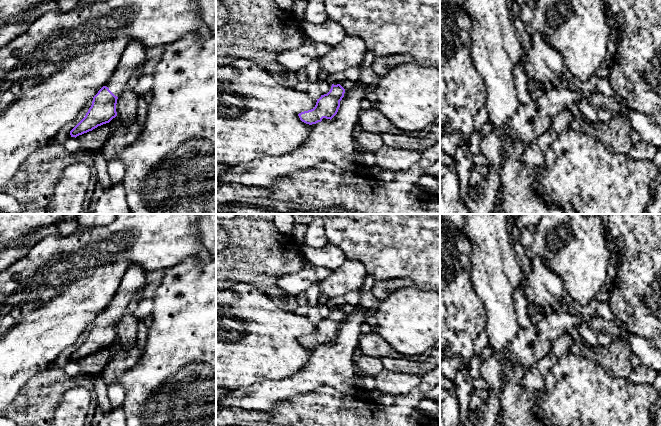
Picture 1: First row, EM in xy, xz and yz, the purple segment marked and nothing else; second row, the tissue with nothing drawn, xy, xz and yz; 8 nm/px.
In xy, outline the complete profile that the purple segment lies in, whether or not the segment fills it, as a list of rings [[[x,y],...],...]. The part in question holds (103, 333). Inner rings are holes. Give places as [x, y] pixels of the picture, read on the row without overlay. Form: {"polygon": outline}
{"polygon": [[[133,264],[127,269],[115,295],[93,321],[92,329],[85,341],[70,355],[71,361],[76,362],[92,355],[117,340],[118,320],[126,314],[130,301],[144,284],[145,279],[146,272],[140,265]]]}

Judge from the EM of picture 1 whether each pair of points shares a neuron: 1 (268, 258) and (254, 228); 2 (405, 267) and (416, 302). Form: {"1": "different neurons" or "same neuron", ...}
{"1": "same neuron", "2": "different neurons"}

